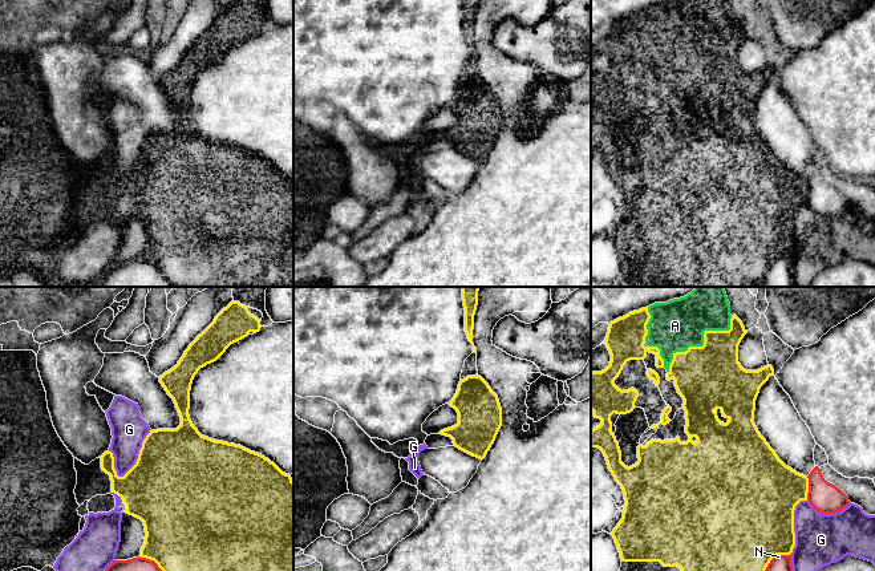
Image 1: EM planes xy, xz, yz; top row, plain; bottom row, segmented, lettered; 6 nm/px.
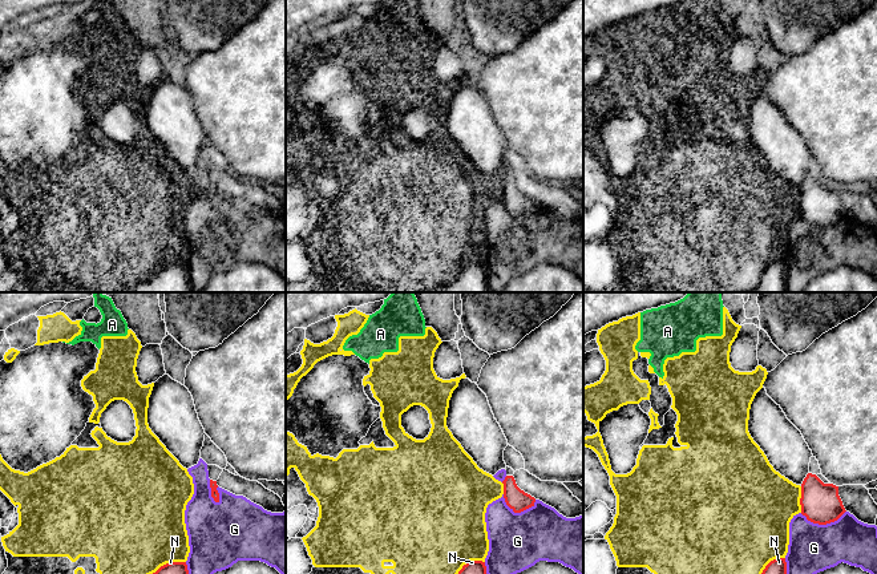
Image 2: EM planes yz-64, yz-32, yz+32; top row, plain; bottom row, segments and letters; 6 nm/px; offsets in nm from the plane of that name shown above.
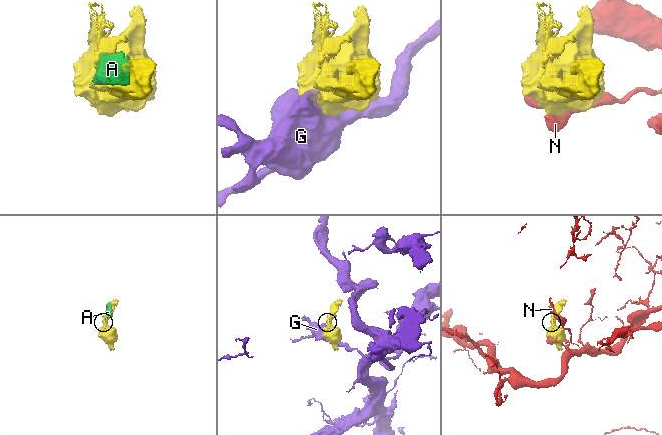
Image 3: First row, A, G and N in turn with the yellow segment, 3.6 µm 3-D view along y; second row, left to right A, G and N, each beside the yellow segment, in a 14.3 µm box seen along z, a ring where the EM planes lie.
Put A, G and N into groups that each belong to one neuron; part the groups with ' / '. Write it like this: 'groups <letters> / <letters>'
groups A / G / N

